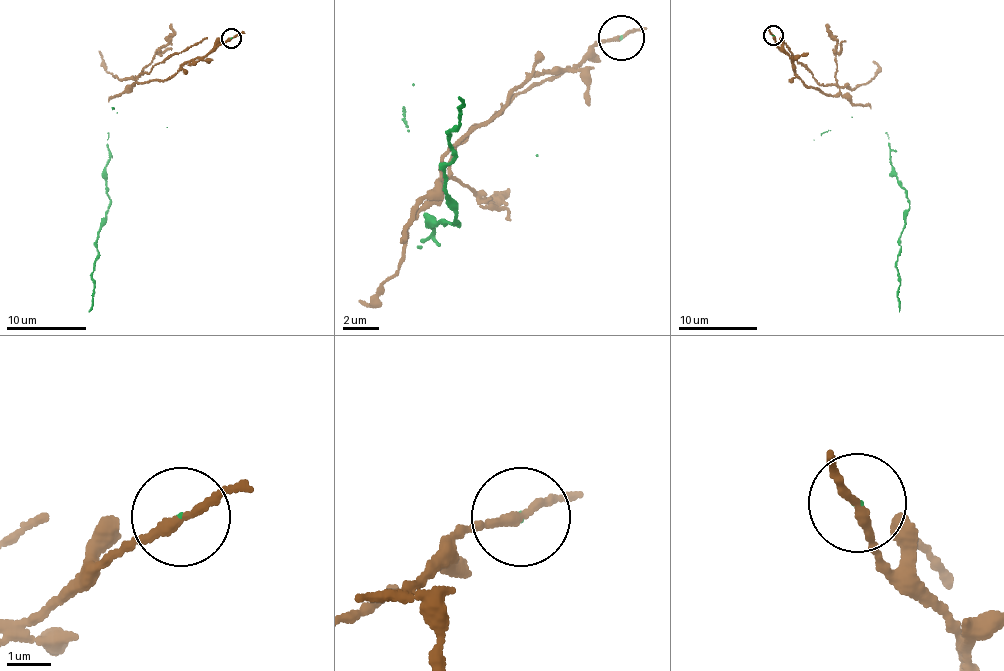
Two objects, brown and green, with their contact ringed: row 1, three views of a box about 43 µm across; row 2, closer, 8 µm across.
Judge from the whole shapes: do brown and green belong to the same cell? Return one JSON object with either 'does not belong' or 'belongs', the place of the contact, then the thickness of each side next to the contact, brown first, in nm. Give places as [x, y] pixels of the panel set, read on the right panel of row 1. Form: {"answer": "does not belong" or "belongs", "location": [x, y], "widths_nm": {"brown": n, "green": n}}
{"answer": "does not belong", "location": [773, 35], "widths_nm": {"brown": 190, "green": 50}}

